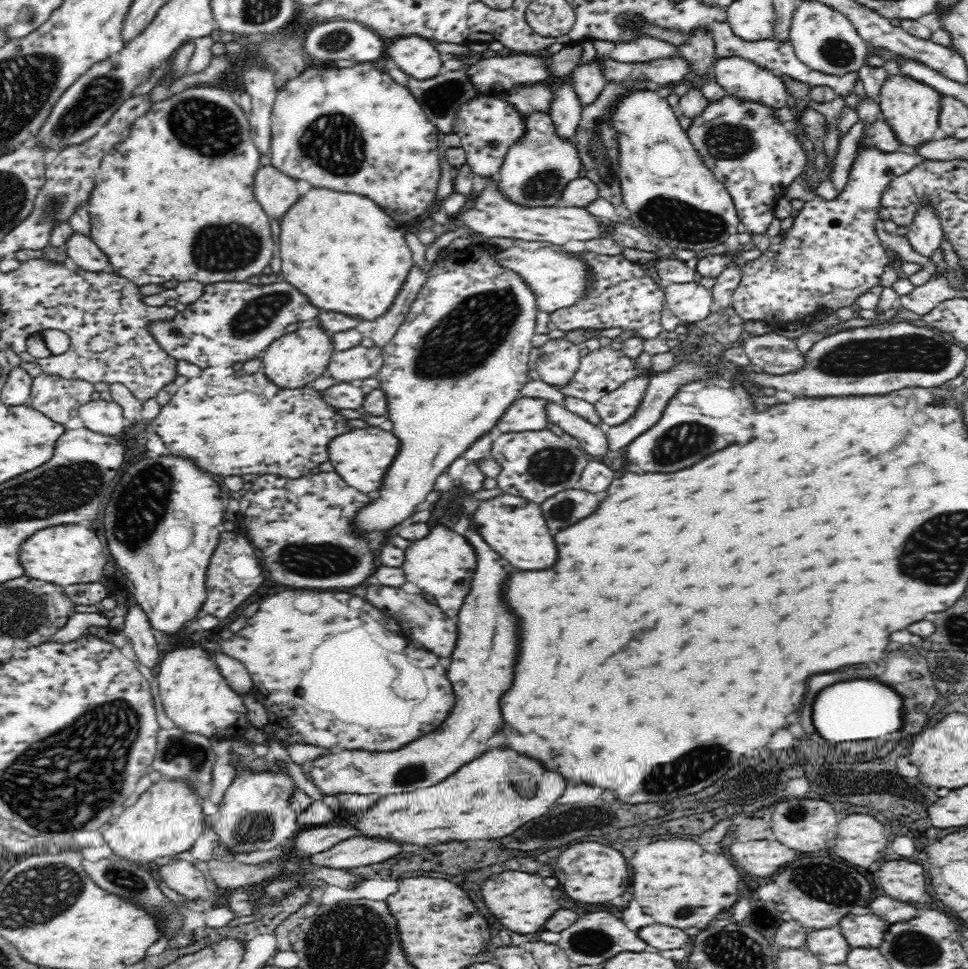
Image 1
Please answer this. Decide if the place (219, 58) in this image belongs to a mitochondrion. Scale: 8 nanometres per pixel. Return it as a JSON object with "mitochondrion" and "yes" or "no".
{"mitochondrion":"no"}

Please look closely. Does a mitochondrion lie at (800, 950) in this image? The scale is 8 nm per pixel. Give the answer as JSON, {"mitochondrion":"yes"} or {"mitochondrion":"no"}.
{"mitochondrion":"no"}

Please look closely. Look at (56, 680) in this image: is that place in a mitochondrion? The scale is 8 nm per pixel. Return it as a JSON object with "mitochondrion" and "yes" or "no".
{"mitochondrion":"no"}

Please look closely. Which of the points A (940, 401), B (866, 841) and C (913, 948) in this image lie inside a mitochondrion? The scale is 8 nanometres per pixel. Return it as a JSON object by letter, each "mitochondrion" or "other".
{"A":"mitochondrion","B":"other","C":"mitochondrion"}

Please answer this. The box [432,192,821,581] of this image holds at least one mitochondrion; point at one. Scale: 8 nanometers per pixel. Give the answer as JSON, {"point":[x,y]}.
{"point":[677,220]}

